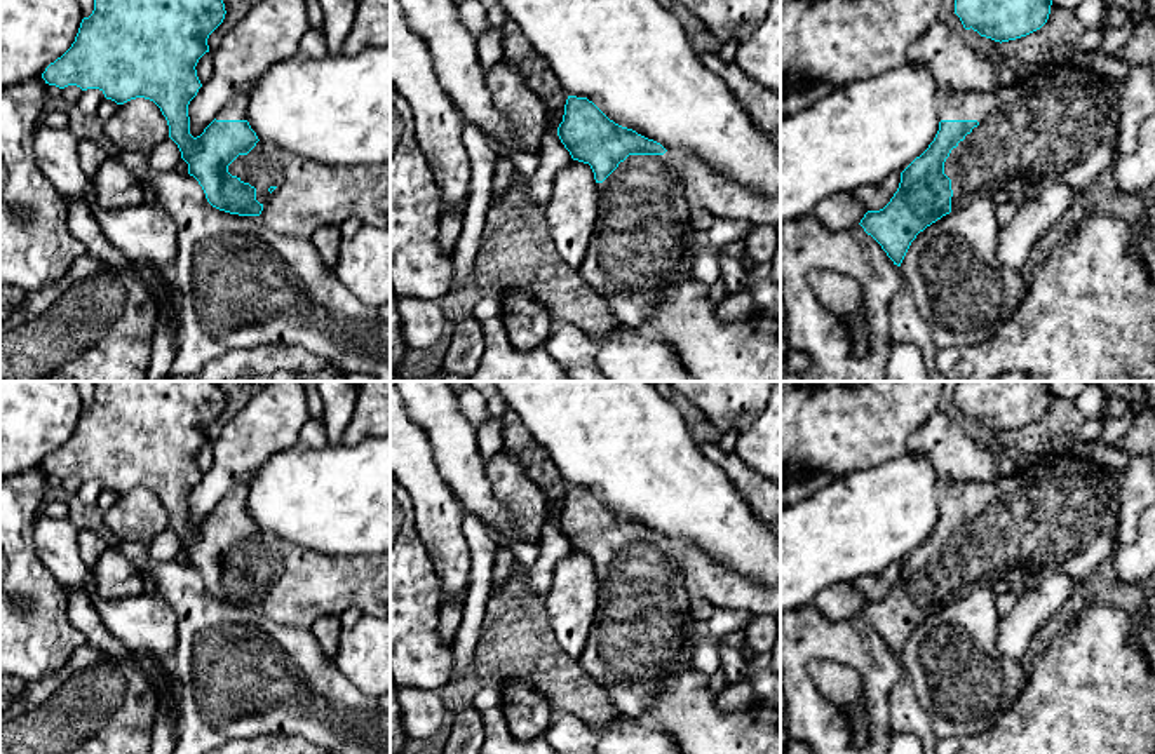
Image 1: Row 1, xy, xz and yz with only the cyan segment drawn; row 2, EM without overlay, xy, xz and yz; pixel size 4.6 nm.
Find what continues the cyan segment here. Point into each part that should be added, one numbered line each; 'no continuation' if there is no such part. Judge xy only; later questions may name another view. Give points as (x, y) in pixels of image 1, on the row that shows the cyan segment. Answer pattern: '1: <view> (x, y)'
1: xy (262, 168)

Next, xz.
1: xz (643, 242)

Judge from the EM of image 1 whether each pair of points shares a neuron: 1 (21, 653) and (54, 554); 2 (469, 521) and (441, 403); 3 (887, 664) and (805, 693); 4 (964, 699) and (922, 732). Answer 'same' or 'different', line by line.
1: different
2: different
3: same
4: different

